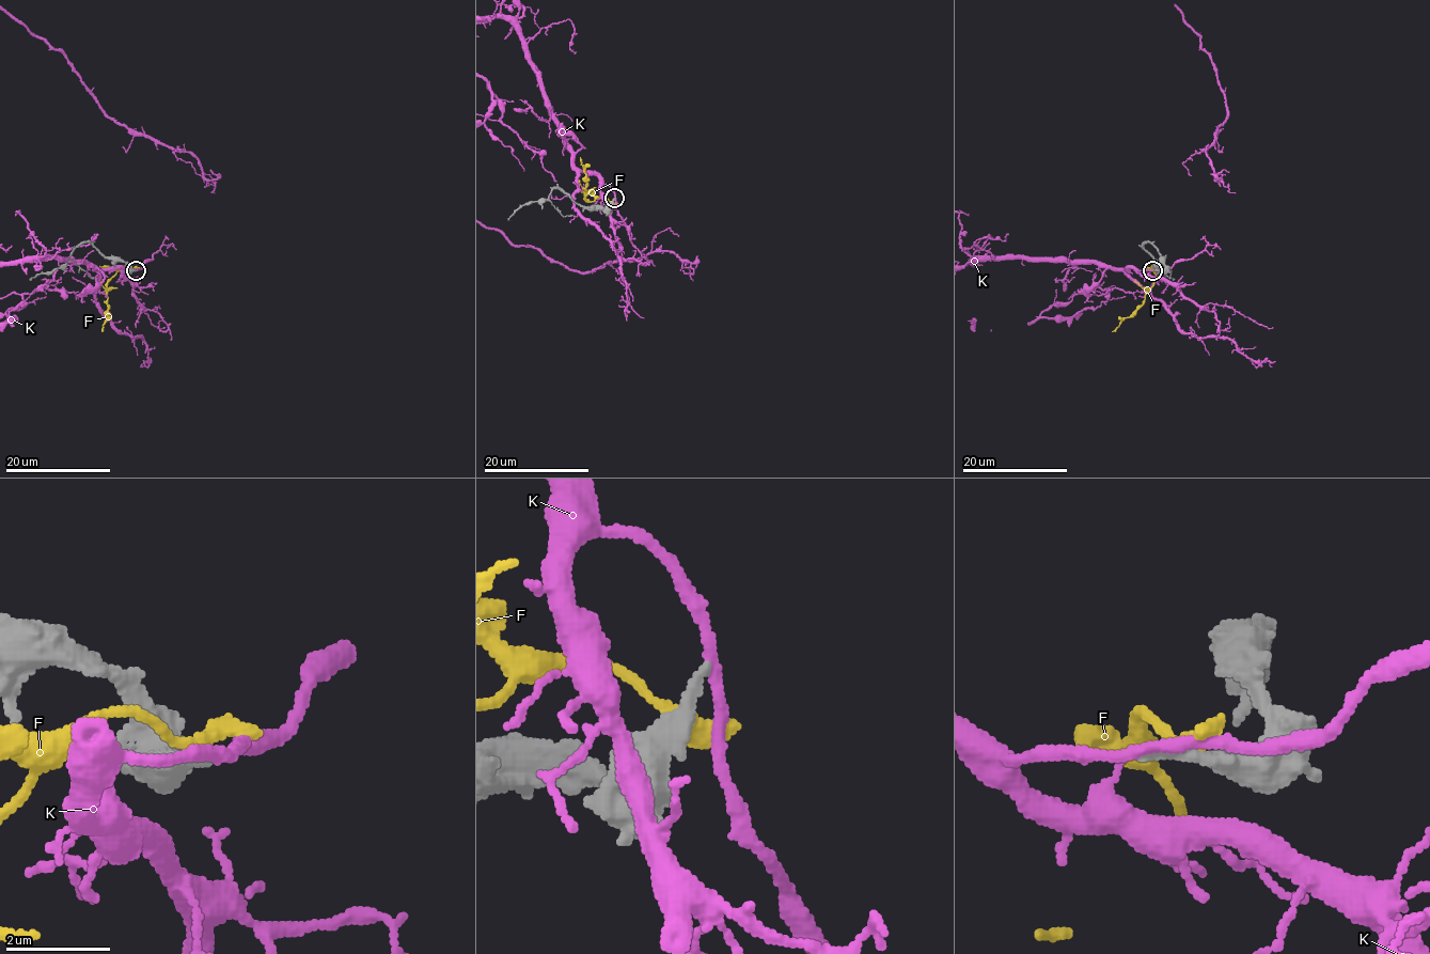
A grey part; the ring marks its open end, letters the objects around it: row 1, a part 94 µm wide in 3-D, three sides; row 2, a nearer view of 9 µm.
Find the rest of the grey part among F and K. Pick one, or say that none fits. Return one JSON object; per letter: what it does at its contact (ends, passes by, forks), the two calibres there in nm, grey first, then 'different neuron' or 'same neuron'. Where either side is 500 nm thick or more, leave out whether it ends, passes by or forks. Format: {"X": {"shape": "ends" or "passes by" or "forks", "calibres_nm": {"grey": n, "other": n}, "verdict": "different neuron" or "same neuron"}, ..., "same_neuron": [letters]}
{"F": {"shape": "ends", "calibres_nm": {"grey": 480, "other": 380}, "verdict": "different neuron"}, "K": {"shape": "passes by", "calibres_nm": {"grey": 240, "other": 200}, "verdict": "different neuron"}, "same_neuron": []}

